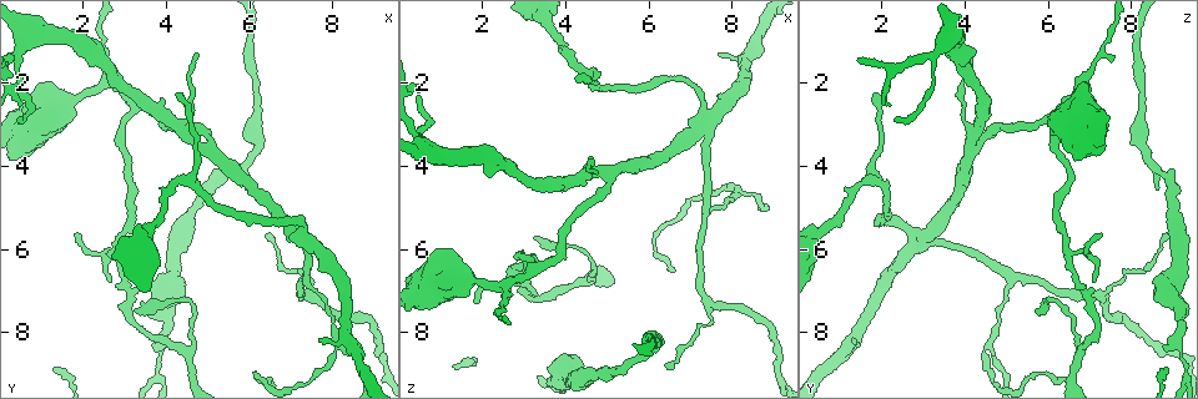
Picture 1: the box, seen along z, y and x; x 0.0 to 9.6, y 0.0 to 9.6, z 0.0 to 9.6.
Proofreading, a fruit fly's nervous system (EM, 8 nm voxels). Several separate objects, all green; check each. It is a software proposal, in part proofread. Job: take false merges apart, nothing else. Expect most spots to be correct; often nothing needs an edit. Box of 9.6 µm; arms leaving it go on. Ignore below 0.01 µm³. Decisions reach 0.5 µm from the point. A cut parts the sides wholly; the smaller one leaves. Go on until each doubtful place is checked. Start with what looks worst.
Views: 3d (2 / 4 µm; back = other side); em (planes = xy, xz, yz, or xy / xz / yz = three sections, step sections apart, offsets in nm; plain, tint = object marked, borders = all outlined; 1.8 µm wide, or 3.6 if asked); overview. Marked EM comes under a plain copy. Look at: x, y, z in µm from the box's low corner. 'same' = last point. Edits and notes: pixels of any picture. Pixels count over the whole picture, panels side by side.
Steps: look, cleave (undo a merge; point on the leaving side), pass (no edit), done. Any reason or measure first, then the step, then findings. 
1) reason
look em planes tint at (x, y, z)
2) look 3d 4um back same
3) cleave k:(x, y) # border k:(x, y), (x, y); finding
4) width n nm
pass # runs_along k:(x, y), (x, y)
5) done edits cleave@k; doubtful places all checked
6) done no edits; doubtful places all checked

sudden change in width
look 3d 2um at (7.15, 5.60, 3.10)

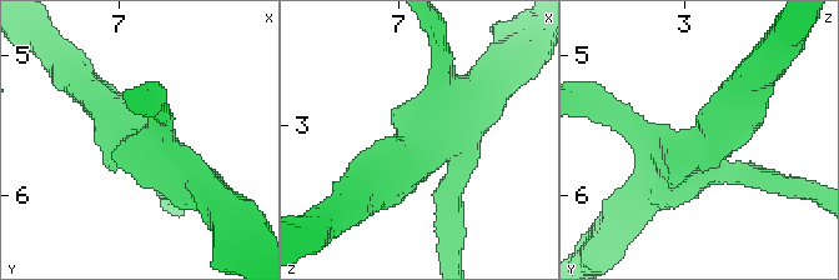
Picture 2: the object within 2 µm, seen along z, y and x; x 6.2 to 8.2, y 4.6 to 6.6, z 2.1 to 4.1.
arms 4
look em planes borders at (7.18, 5.64, 3.14)

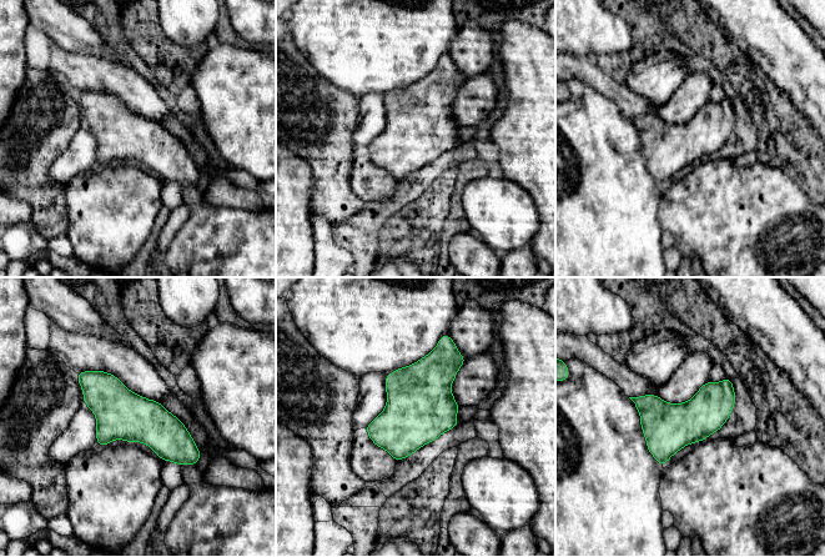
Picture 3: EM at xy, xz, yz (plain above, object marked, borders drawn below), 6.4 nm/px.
pass # runs_along 3:(80, 376), (194, 461); continuous, no second neuron

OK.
arms part here
look 3d 2um at (7.40, 6.65, 5.15)

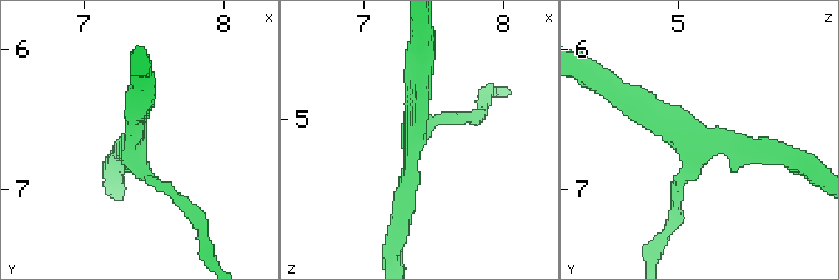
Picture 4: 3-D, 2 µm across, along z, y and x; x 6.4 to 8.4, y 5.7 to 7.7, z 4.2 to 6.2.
arms 3; now the EM
look em planes tint at (7.38, 6.72, 5.16)

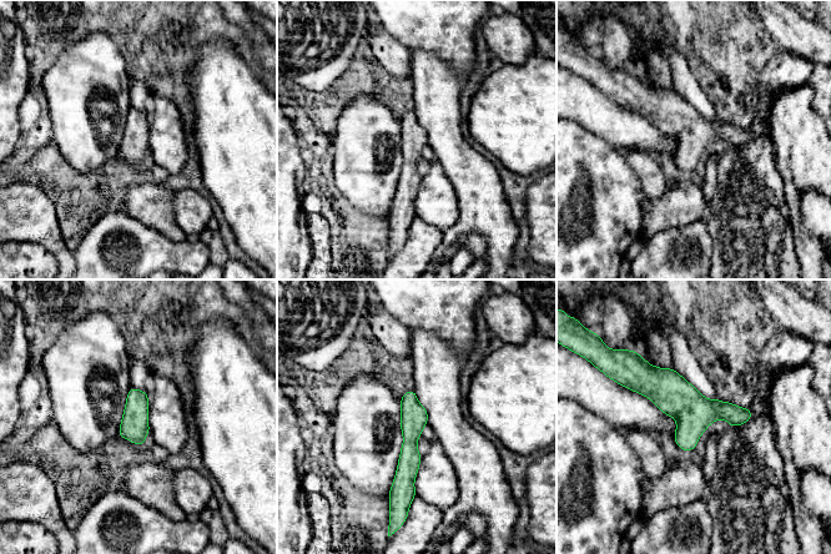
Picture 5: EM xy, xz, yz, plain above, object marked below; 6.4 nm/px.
width 180 nm
pass # runs_along 5:(633, 381), (748, 416); one neuron here

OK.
three arms meet
look 3d 4um at (7.40, 7.10, 7.20)

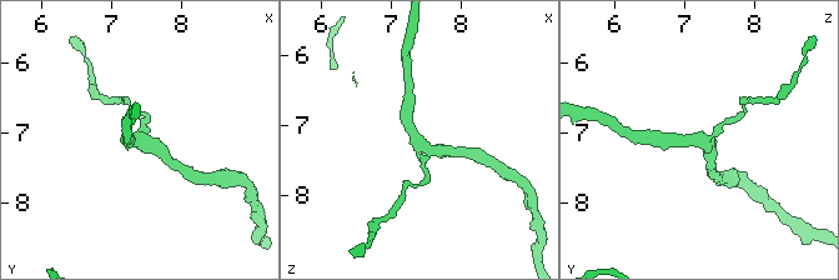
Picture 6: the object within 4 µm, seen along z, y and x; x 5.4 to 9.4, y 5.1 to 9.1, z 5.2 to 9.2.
arms 3; shape alone is not enough
look em planes borders at (7.45, 7.05, 7.25)

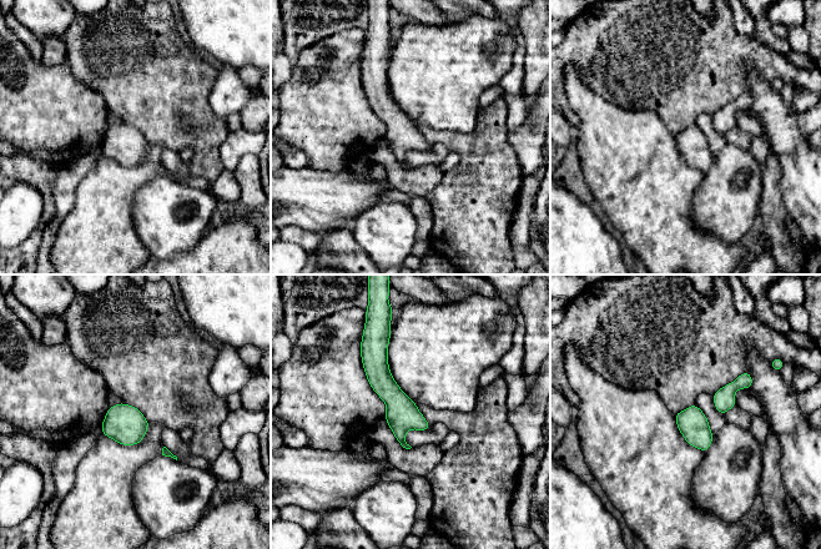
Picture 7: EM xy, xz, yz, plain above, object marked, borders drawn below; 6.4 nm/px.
pass # runs_along 7:(384, 344), (402, 441); one neuron here

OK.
done no edits; doubtful places all checked

